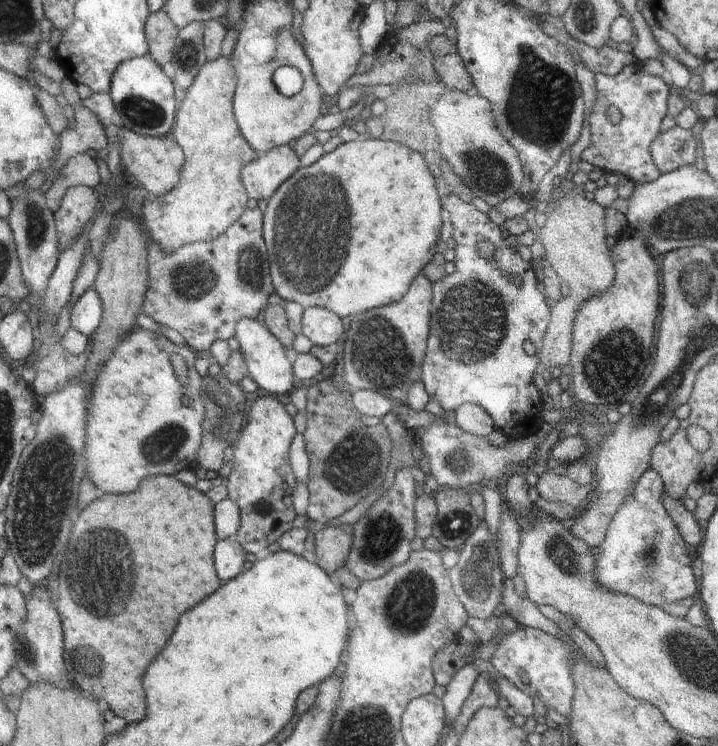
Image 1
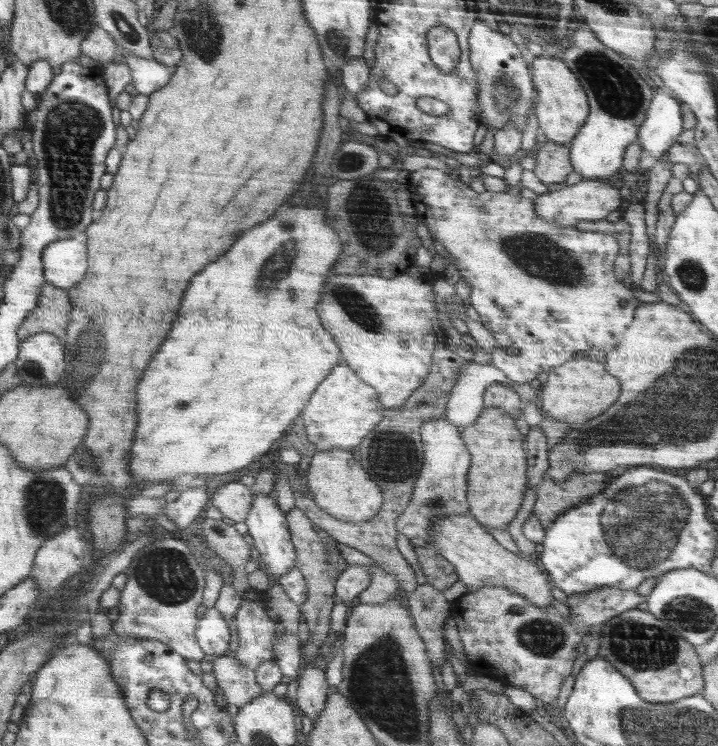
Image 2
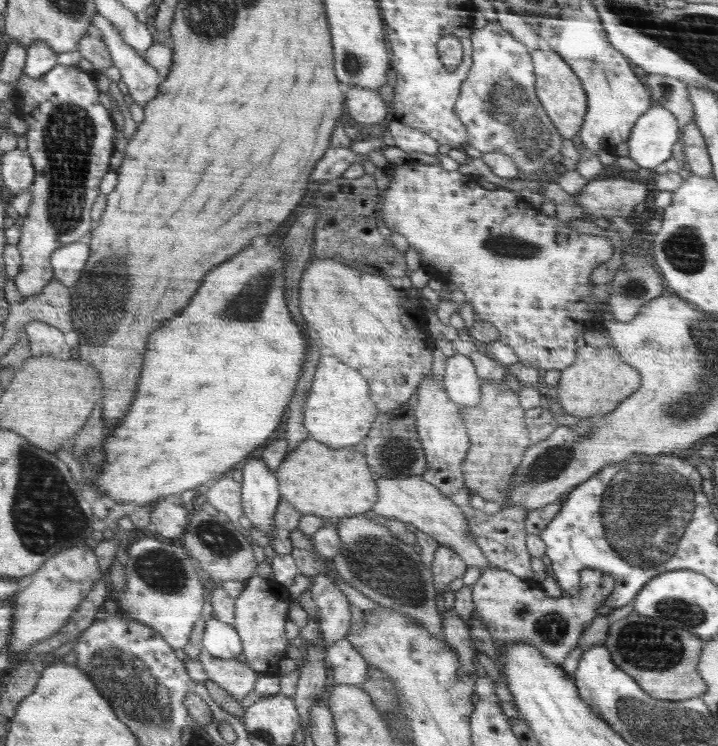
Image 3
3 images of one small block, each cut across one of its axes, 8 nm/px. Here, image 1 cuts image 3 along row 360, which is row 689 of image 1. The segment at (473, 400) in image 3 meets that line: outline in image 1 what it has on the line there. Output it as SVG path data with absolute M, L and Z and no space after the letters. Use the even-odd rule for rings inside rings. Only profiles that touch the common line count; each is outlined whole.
M473 663L464 665L453 674L446 693L441 698L447 711L449 728L459 717L463 704L467 701L478 675L478 670Z

